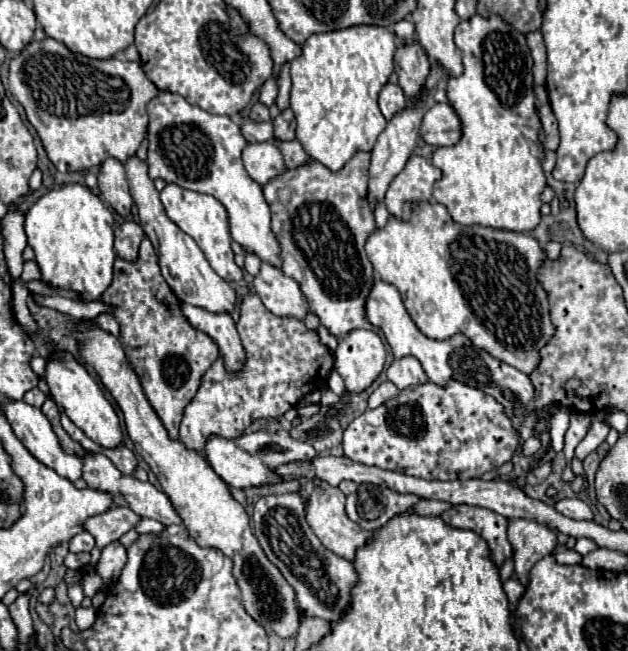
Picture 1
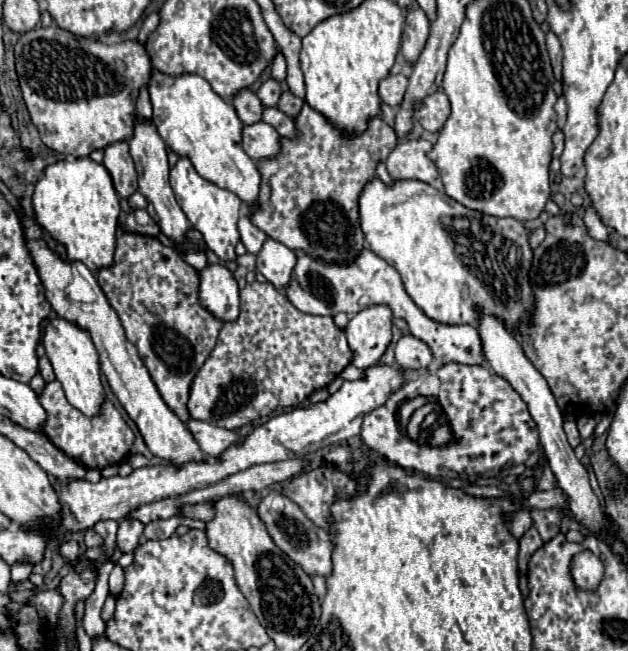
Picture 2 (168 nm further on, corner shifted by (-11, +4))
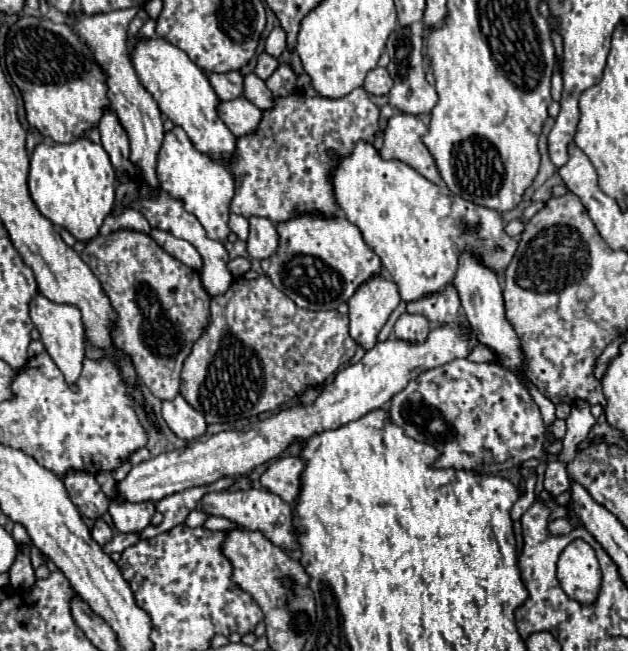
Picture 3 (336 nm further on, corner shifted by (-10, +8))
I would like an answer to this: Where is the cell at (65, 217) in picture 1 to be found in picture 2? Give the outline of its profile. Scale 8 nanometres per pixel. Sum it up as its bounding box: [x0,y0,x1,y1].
[32,158,120,272]

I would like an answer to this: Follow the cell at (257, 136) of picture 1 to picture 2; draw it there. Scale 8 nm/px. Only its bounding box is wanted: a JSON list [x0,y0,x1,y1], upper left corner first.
[232,88,262,124]

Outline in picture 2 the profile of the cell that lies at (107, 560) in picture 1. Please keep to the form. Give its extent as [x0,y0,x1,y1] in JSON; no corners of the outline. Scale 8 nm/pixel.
[118,518,144,552]

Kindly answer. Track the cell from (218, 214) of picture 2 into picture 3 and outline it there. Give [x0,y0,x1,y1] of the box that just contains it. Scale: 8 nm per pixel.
[157,126,235,240]

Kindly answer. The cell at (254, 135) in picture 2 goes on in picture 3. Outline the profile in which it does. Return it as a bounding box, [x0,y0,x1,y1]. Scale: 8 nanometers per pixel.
[219,98,263,138]

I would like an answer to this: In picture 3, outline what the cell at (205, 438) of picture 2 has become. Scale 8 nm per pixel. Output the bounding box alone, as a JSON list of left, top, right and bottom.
[161,396,207,442]

